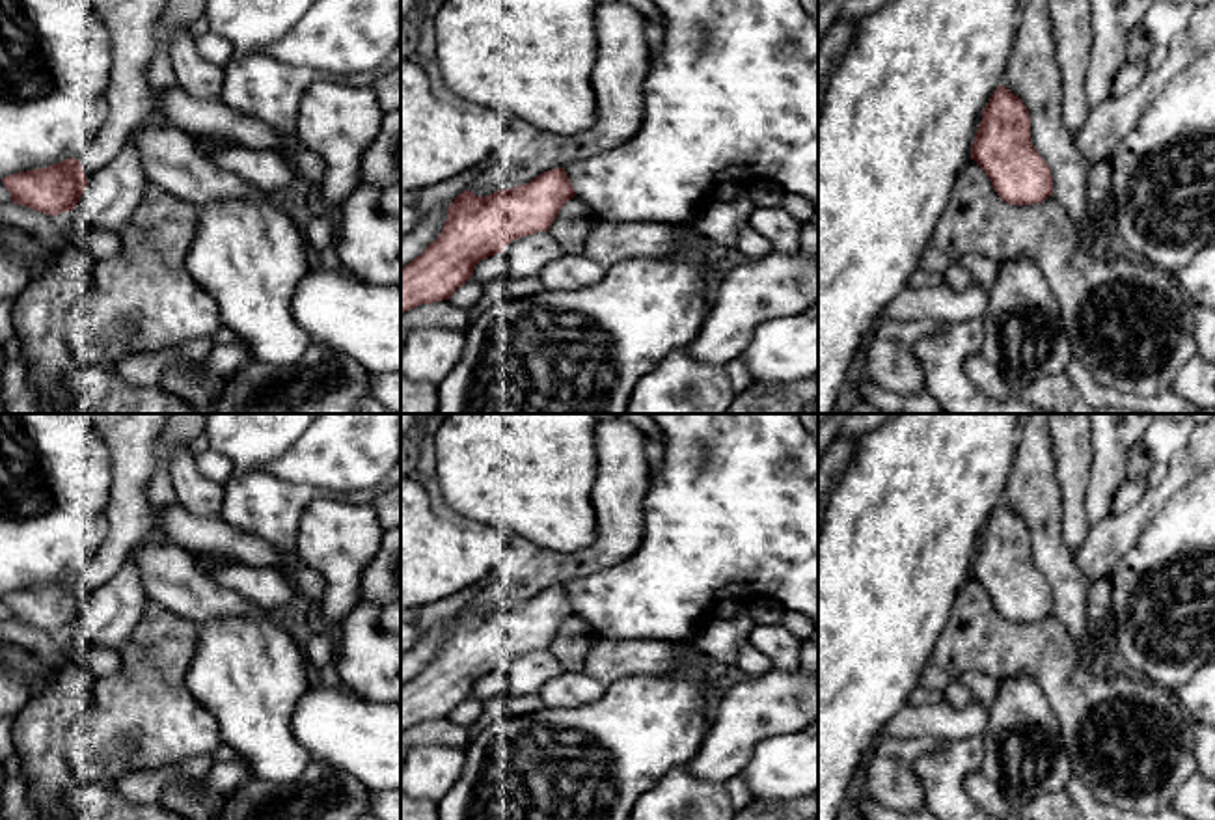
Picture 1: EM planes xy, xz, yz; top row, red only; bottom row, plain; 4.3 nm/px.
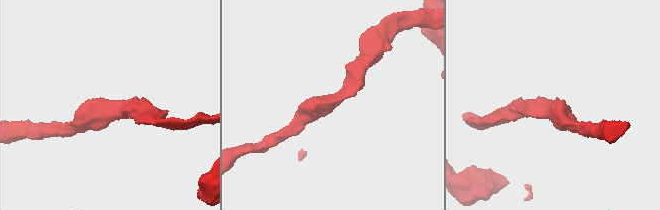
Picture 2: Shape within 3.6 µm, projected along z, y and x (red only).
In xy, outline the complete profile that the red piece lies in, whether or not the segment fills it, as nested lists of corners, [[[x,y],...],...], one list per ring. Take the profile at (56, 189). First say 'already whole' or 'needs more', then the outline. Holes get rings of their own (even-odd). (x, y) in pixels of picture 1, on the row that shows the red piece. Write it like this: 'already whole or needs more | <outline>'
already whole | [[[78,158],[58,164],[11,173],[2,179],[11,201],[26,205],[45,214],[75,211],[88,186],[86,173]]]

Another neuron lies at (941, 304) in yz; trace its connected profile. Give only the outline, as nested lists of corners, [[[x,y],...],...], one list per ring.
[[[947,281],[928,287],[906,287],[880,319],[919,321],[930,319],[937,324],[967,322],[986,315],[988,293],[975,281],[965,289],[954,291]]]

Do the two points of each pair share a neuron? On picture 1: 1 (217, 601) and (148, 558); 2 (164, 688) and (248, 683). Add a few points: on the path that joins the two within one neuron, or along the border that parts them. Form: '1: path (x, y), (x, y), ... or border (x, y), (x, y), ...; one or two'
1: path (200, 599), (185, 591), (164, 571); one
2: border (196, 643), (185, 686), (215, 718); two

